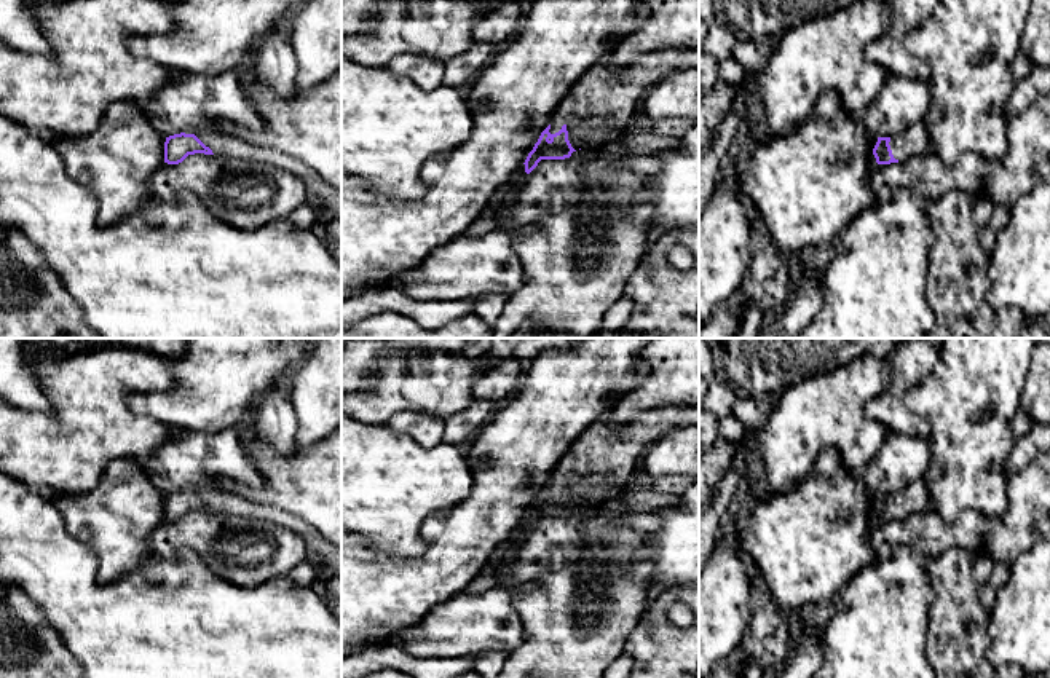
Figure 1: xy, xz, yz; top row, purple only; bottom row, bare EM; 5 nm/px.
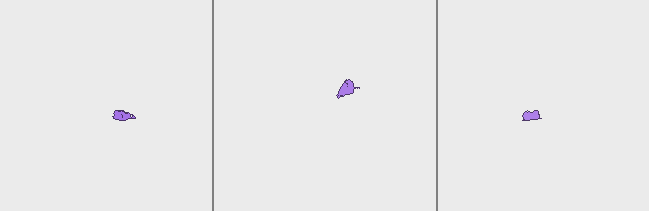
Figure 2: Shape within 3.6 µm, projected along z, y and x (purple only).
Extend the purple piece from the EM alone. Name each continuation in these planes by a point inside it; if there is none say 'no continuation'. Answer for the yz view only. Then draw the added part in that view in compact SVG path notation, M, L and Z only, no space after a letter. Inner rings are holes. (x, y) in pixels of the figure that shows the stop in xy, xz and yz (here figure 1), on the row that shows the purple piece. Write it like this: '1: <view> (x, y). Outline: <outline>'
1: yz (915, 141). Outline: M922 121L892 136L889 145L894 158L898 161L906 161L908 158L919 155L934 155L930 137Z

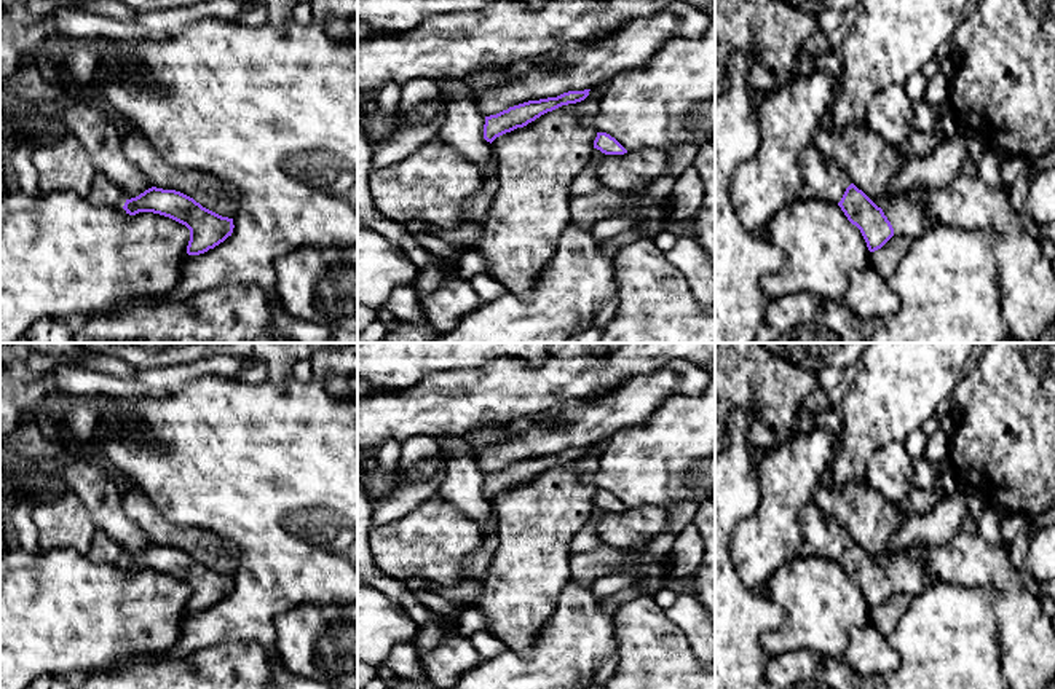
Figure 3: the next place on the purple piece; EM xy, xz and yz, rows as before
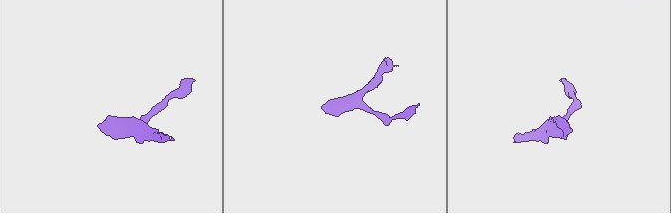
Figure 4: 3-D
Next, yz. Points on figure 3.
1: yz (907, 214). Outline: M918 195L892 196L883 204L895 236L913 239L924 236L932 226L927 222L924 204Z

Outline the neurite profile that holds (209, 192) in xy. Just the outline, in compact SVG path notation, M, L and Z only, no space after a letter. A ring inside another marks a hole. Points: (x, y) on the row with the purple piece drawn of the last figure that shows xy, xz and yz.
M129 129L126 148L131 161L153 187L180 191L203 207L222 217L233 219L238 193L217 177L168 164L156 147L139 129Z

